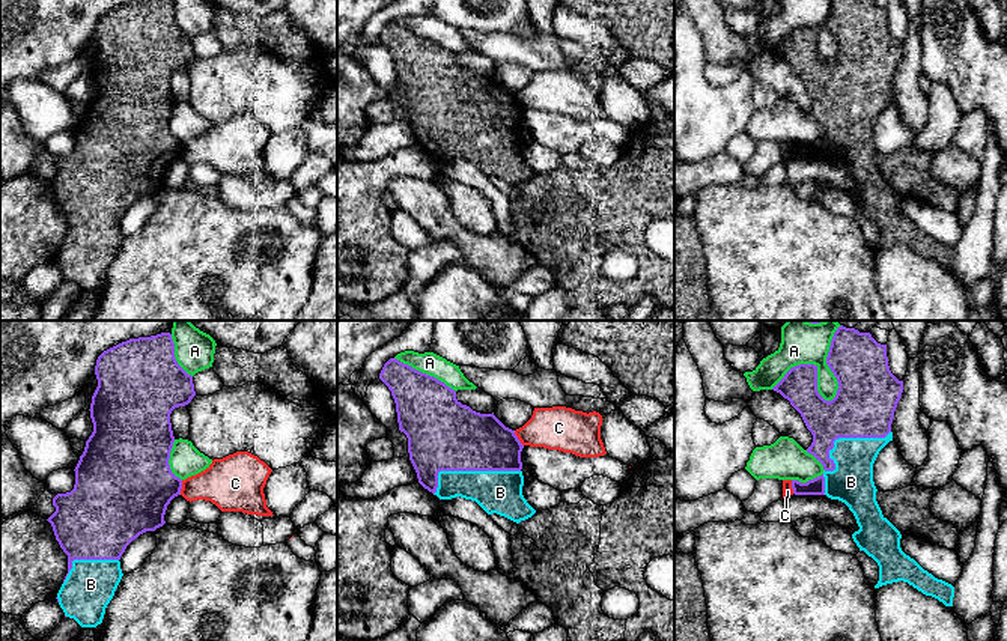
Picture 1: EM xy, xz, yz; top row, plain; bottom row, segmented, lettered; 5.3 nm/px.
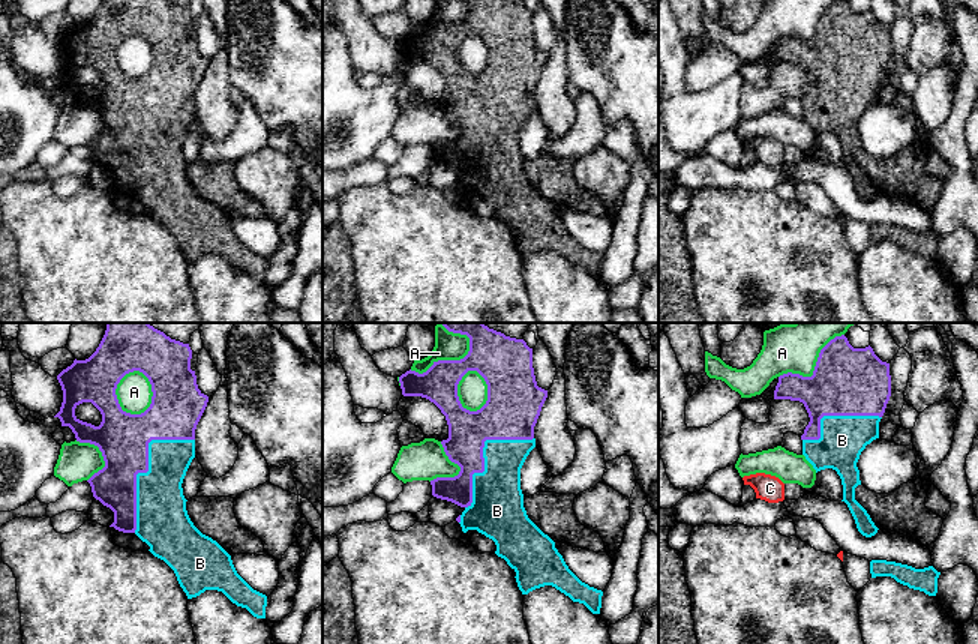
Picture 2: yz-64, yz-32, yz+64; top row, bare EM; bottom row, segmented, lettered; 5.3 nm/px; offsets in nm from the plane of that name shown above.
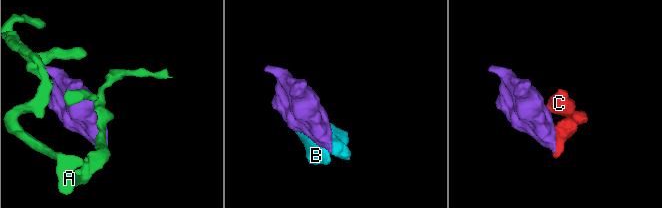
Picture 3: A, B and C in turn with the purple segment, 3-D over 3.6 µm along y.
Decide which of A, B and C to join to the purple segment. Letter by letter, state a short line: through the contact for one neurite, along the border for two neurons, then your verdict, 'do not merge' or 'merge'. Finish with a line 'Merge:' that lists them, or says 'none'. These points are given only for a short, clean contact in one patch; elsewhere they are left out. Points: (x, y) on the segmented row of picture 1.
A: do not merge
B: merge
C: line xz (514, 431), (523, 446); do not merge
Merge: B

